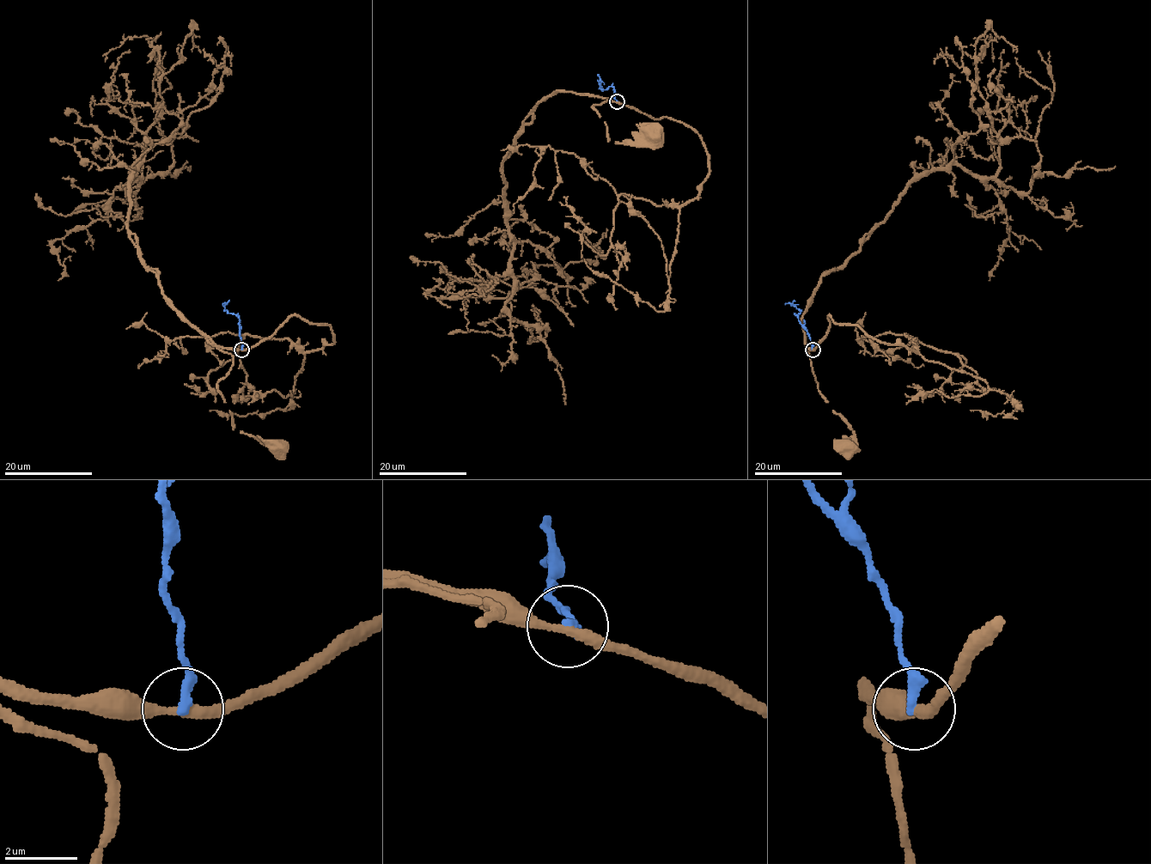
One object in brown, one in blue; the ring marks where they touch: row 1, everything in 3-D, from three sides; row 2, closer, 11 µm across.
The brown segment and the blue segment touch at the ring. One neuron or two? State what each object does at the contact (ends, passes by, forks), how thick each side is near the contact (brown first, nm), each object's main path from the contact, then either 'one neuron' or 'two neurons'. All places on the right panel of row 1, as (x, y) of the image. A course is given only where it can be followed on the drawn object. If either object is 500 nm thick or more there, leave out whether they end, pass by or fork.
brown passes by; blue ends there; 280 nm thick on the brown side, 320 nm on the other; brown runs (813, 349), (807, 349), (818, 391), (853, 432), (848, 449), (843, 447); blue runs (813, 349), (807, 330), (798, 319), (797, 314), (800, 311), (793, 304), (785, 304); two neurons

